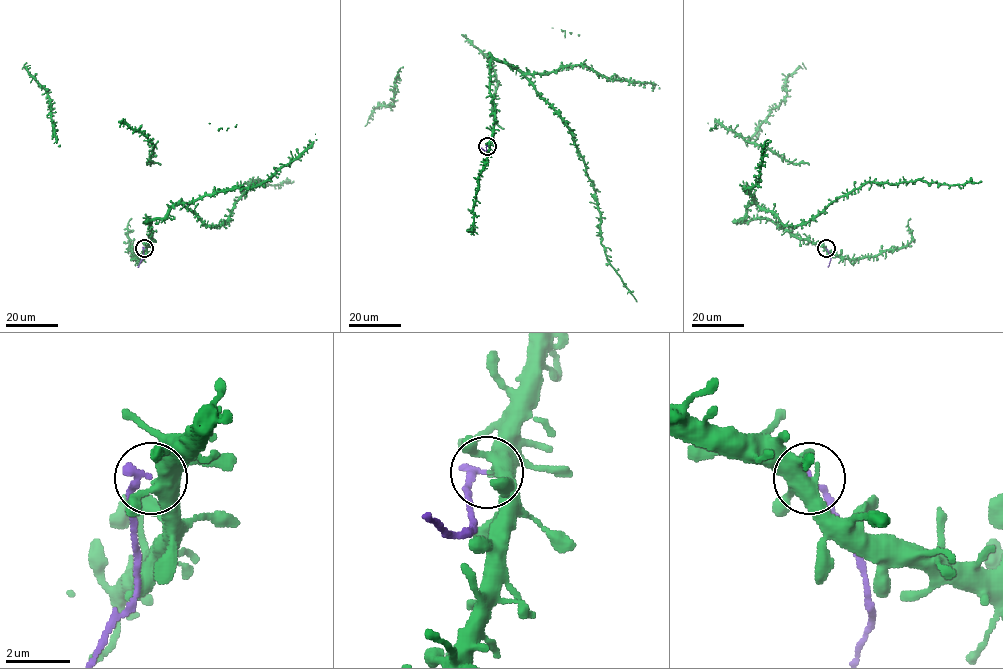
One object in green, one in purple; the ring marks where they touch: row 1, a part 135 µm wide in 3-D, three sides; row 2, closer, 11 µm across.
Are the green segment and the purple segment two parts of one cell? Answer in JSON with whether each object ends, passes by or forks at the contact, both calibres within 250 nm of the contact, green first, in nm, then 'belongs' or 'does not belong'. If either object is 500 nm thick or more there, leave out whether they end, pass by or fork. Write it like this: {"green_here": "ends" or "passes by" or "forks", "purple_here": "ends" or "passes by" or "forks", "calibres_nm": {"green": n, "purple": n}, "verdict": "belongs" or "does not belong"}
{"green_here": "forks", "purple_here": "ends", "calibres_nm": {"green": 400, "purple": 220}, "verdict": "does not belong"}

